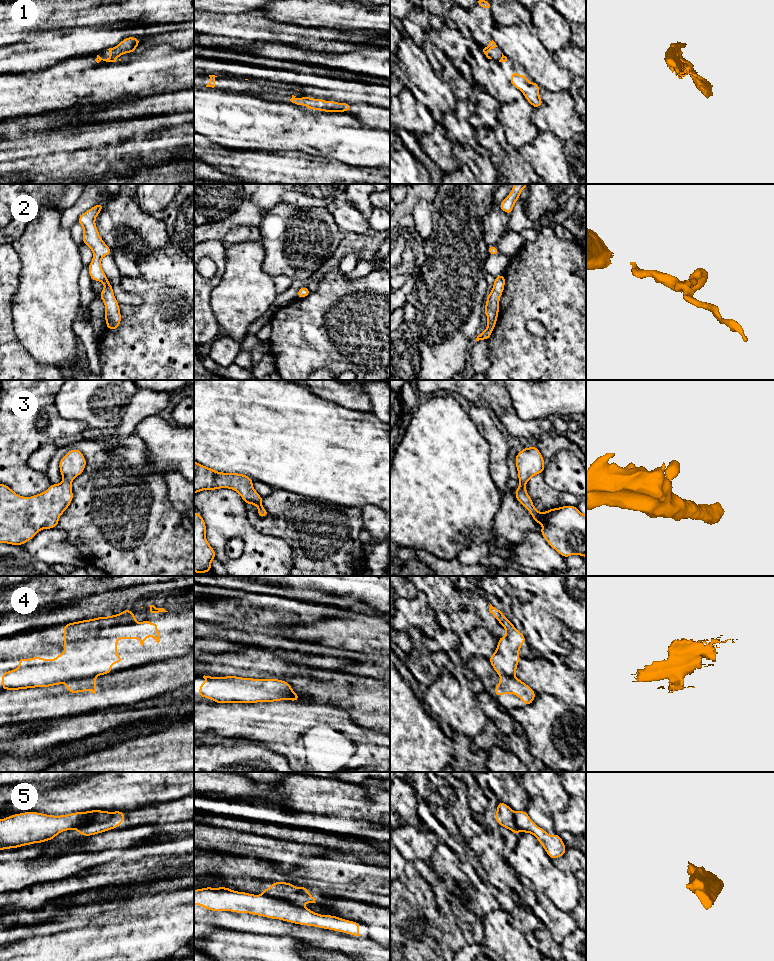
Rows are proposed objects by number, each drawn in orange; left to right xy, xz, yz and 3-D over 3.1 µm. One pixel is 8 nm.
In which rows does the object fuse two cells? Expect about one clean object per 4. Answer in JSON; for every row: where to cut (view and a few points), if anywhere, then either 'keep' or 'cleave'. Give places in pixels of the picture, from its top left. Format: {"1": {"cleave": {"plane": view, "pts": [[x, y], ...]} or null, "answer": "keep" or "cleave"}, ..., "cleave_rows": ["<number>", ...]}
{"1": {"cleave": {"plane": "xy", "pts": [[109, 57], [114, 58]]}, "answer": "cleave"}, "2": {"cleave": null, "answer": "keep"}, "3": {"cleave": null, "answer": "keep"}, "4": {"cleave": {"plane": "xy", "pts": [[95, 675], [66, 680], [64, 682]]}, "answer": "cleave"}, "5": {"cleave": {"plane": "xz", "pts": [[262, 894], [268, 897], [284, 899], [299, 906]]}, "answer": "cleave"}, "cleave_rows": ["1", "4", "5"]}

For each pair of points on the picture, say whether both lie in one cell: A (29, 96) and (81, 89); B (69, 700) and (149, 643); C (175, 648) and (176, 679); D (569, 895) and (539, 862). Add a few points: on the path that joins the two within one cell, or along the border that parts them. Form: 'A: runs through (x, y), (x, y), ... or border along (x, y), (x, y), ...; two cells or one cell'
A: runs through (42, 94), (68, 94); one cell
B: border along (135, 666), (112, 672); two cells
C: border along (183, 656), (152, 662); two cells
D: runs through (560, 887), (543, 871); one cell

